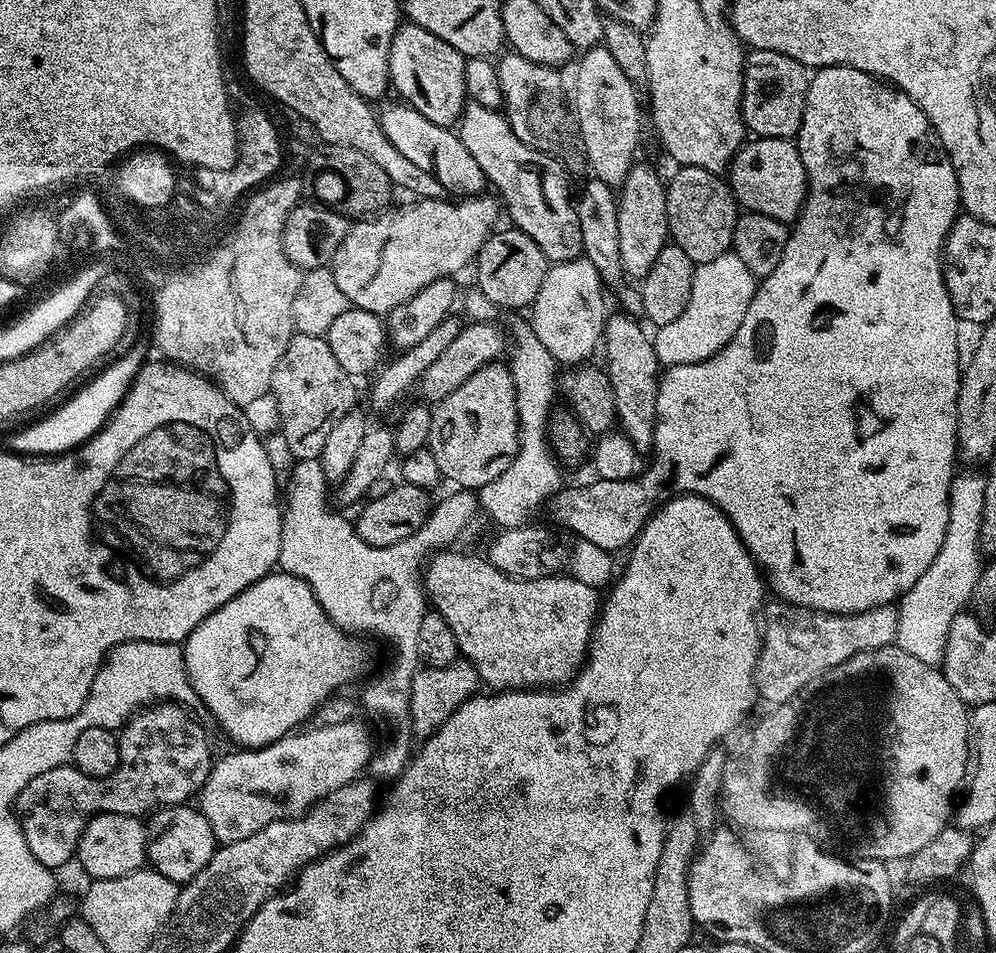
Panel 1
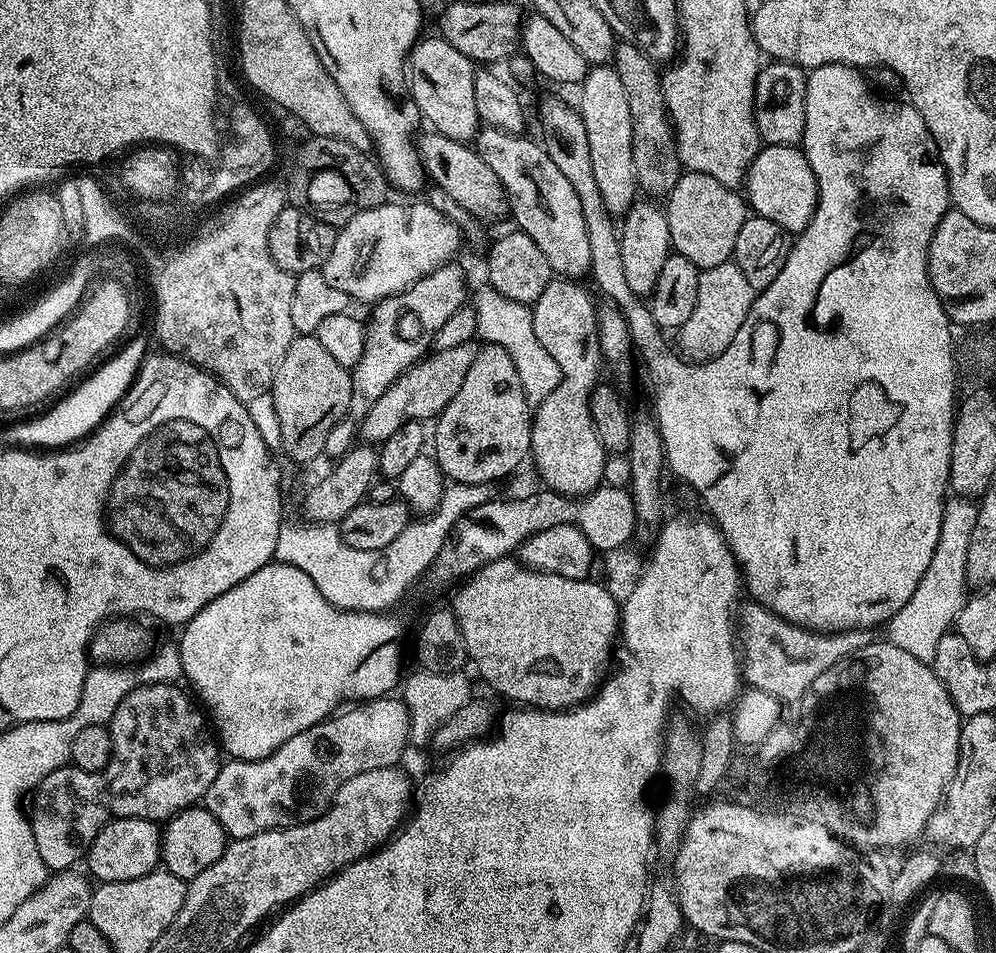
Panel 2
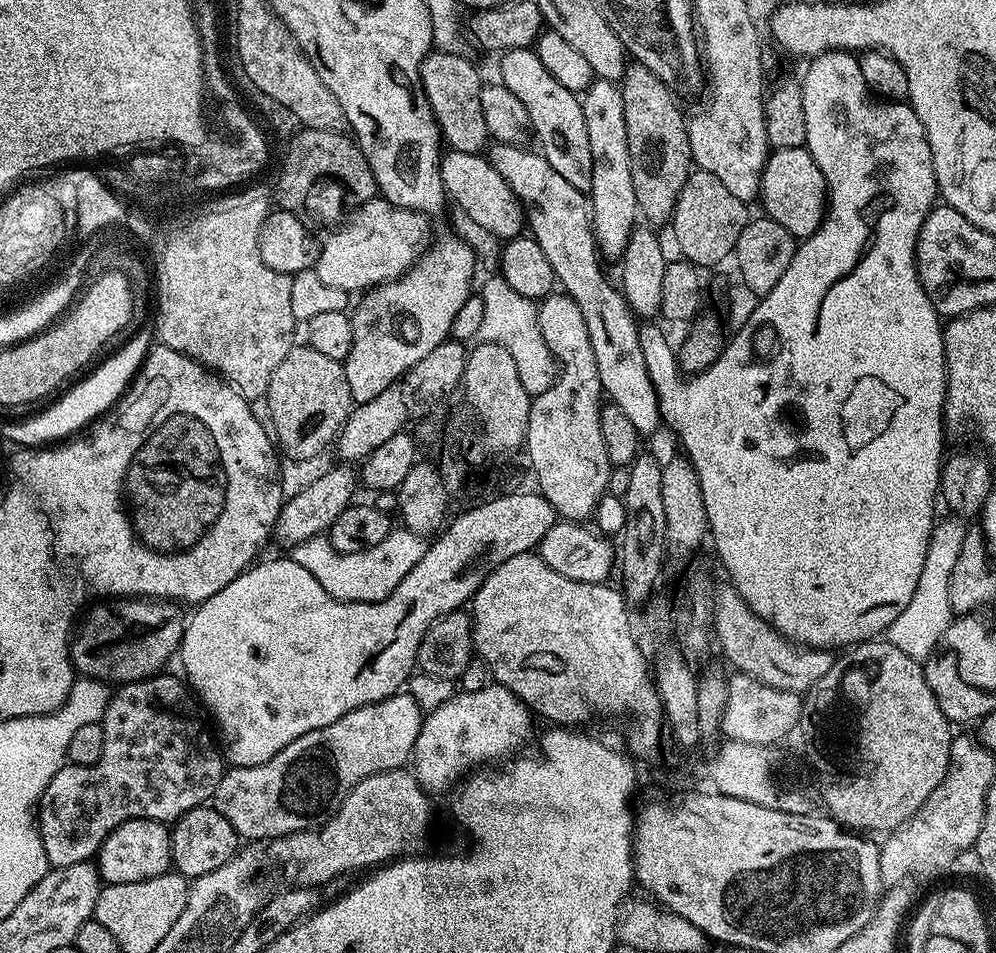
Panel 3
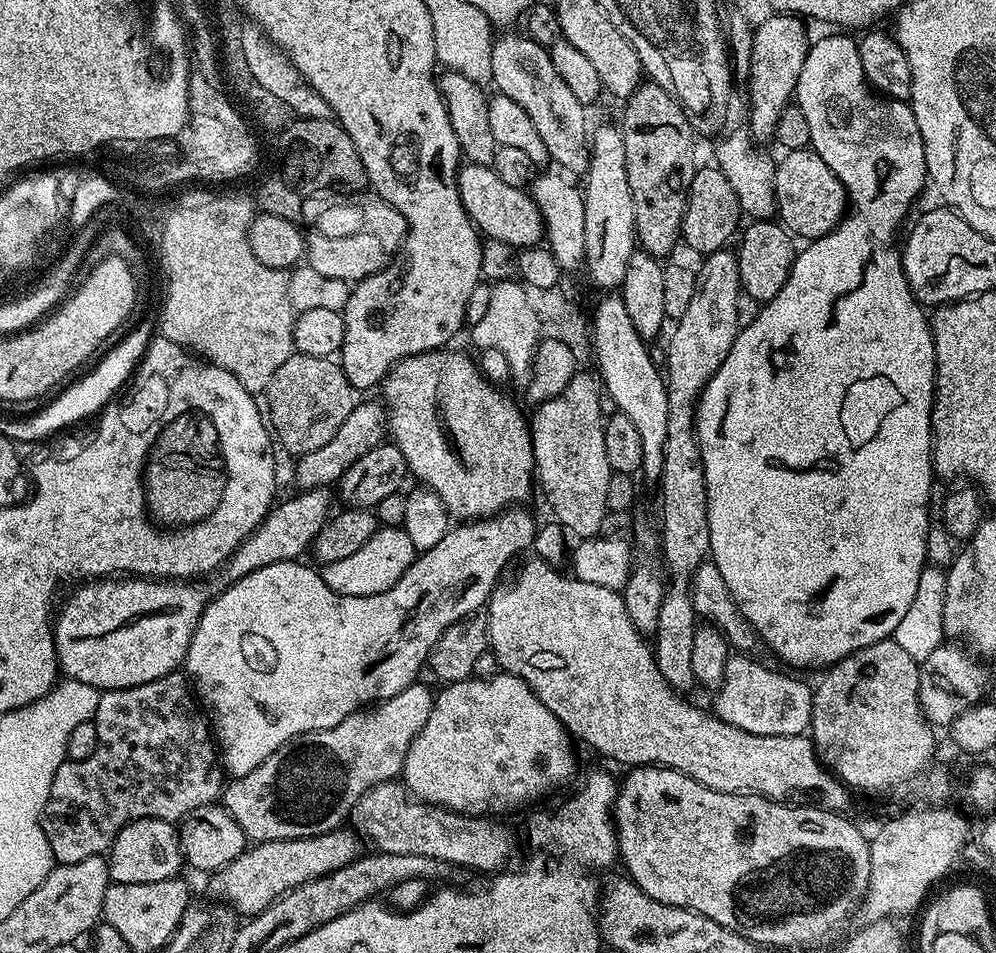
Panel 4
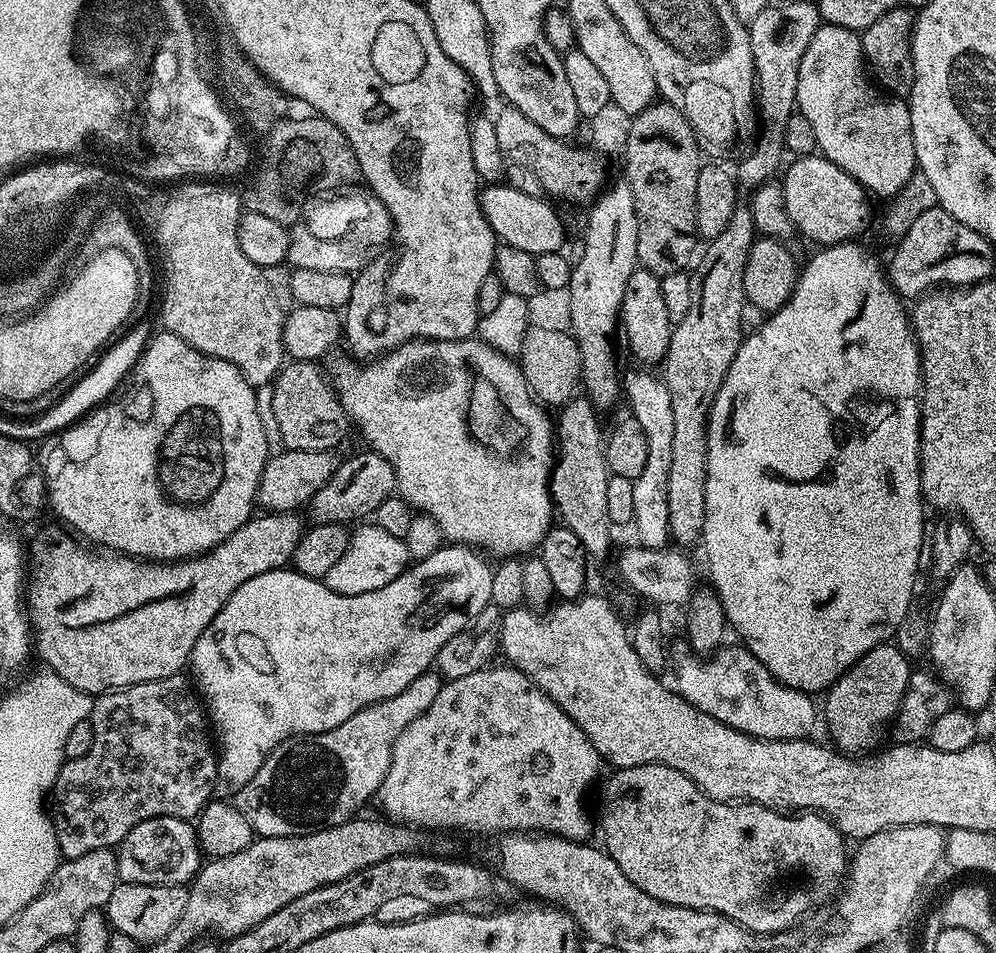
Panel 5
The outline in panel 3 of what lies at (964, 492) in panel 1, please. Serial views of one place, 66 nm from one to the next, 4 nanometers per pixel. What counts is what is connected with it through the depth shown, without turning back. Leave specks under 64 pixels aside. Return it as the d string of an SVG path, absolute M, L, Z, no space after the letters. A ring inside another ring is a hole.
M948 514L937 519L932 525L930 542L926 550L926 562L922 562L922 574L918 578L918 586L914 590L906 610L890 622L886 633L888 639L902 654L910 654L910 658L925 661L942 638L954 619L950 606L950 576L954 574L954 562L958 562L958 554L962 554L962 542L968 533L965 521L959 515Z

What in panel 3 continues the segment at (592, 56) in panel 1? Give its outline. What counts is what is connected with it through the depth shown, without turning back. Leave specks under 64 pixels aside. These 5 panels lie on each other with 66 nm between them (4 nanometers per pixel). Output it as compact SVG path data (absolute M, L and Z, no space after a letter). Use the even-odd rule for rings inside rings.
M593 79L591 86L582 93L582 103L586 134L590 134L592 166L588 197L592 210L592 228L599 251L605 257L618 258L623 255L639 213L630 171L630 146L626 142L626 110L619 83Z

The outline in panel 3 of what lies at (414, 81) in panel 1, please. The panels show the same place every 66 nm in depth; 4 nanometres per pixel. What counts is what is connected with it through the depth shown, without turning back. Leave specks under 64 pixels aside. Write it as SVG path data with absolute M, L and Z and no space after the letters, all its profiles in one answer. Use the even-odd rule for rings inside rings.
M433 50L420 64L420 81L436 116L443 143L454 152L483 153L490 137L486 130L486 114L482 114L479 70L460 52Z

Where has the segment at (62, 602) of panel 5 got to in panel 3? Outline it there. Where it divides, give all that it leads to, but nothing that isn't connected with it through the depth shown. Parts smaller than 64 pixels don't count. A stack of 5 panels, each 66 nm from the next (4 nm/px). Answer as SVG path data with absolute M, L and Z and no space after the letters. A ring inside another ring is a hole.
M340 462L337 465L337 468L322 473L317 480L310 481L301 492L296 492L293 496L291 493L285 499L276 519L274 540L285 546L291 546L306 542L315 536L323 536L332 527L334 518L338 518L342 510L346 510L354 503L355 496L352 495L356 492L356 484L358 488L357 469L355 472L352 469L355 467L348 462ZM120 598L115 602L97 603L79 621L70 641L72 667L76 669L81 677L111 682L116 686L129 684L132 680L144 680L147 676L157 675L163 669L160 667L171 656L173 659L177 655L180 639L184 637L186 620L183 615L180 617L179 611L181 612L181 609L175 603L151 598Z

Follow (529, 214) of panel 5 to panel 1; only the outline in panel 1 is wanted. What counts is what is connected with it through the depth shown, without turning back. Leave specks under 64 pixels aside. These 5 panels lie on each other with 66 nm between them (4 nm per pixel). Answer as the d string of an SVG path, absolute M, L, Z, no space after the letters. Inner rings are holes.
M395 103L386 105L382 110L379 109L378 115L380 128L398 149L398 154L410 158L410 162L414 162L414 166L420 167L421 170L434 174L434 178L442 182L445 193L453 197L467 198L483 193L486 181L482 166L478 166L478 161L466 150L459 135L452 128L443 128L430 122L430 118L418 114L418 110L414 110L409 104Z

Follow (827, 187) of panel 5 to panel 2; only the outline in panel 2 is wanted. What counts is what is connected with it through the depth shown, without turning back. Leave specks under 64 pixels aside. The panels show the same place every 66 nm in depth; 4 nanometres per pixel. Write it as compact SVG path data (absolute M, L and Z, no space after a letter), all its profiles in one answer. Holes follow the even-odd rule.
M764 144L749 165L742 188L755 215L778 222L789 234L799 234L816 209L818 186L814 170L810 170L810 162L795 144Z

